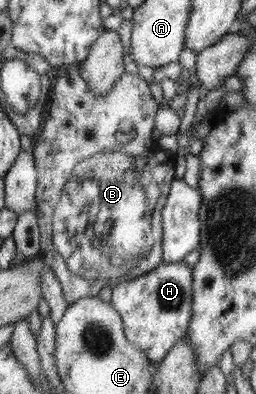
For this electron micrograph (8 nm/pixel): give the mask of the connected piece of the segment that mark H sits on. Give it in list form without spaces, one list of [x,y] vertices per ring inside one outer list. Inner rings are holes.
[[[183,260],[160,263],[154,270],[132,280],[117,281],[112,286],[111,305],[124,319],[126,338],[151,362],[164,360],[188,332],[193,316],[193,269]]]

